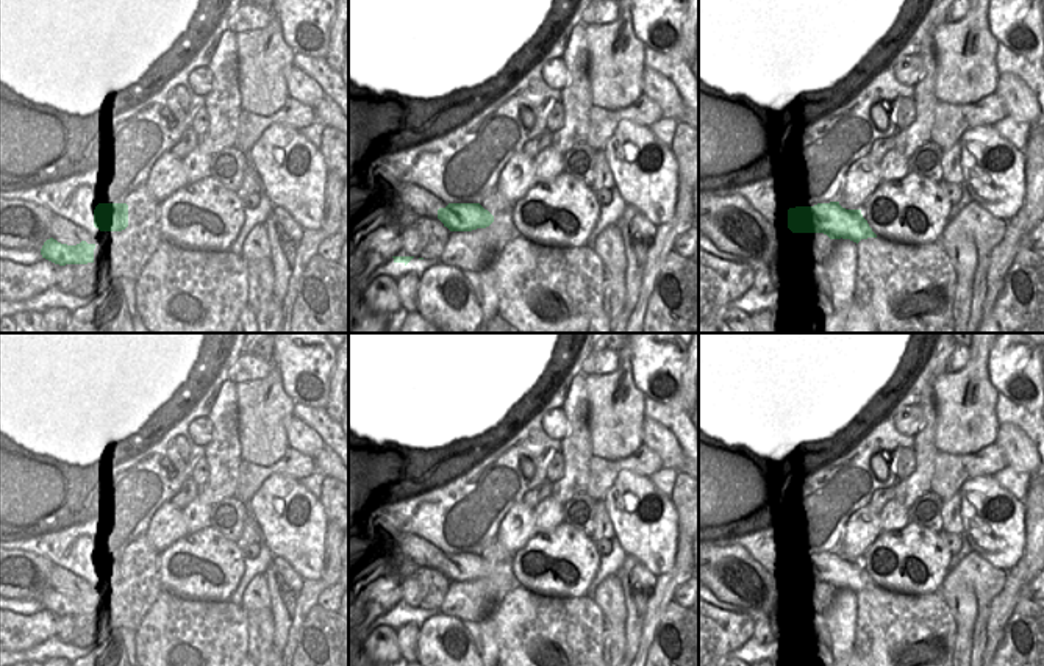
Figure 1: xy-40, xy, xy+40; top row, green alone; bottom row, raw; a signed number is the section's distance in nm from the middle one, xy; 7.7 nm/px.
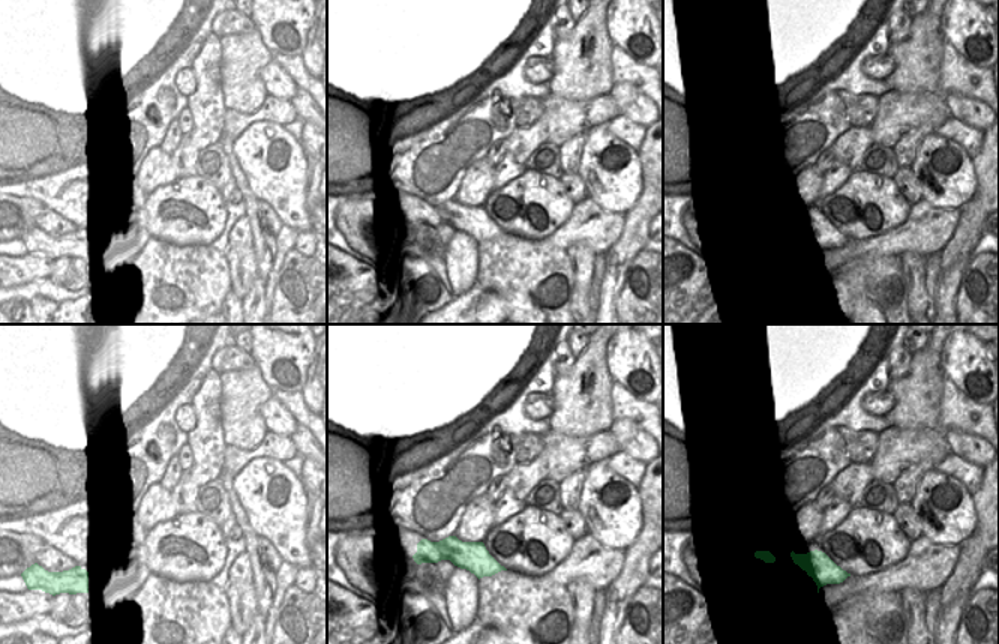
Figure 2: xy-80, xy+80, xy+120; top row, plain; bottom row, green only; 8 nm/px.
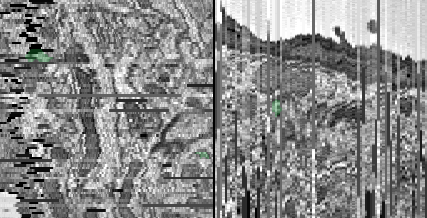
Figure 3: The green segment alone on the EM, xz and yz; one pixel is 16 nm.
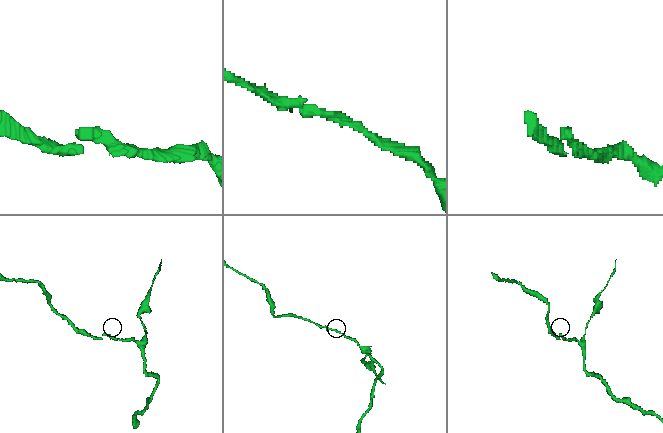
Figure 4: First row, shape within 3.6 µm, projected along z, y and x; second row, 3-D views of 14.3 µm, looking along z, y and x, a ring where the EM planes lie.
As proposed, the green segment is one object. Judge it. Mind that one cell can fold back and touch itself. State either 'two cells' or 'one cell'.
one cell

